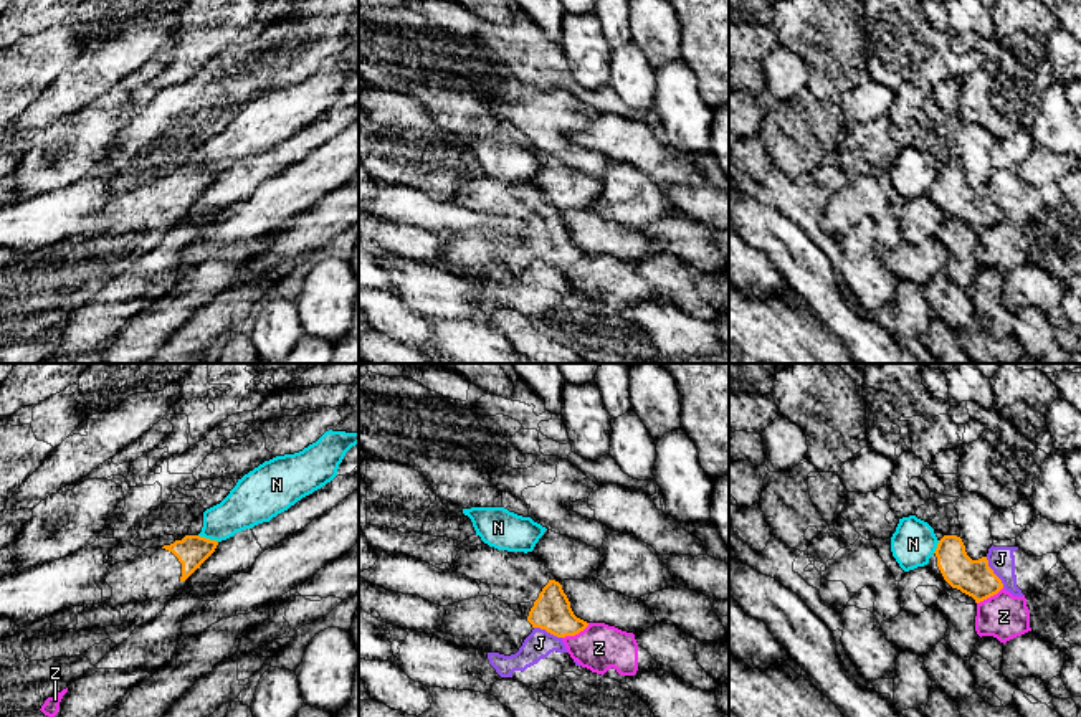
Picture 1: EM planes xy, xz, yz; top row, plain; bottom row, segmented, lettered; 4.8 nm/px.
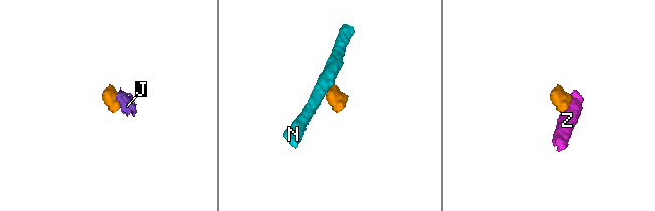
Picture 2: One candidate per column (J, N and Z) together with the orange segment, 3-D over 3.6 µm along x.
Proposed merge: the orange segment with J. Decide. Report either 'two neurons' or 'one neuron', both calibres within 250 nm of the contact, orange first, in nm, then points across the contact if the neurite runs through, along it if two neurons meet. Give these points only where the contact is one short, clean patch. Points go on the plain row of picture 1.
two neurons; calibres 180 and 130 nm; border yz (985, 187), (1004, 217)

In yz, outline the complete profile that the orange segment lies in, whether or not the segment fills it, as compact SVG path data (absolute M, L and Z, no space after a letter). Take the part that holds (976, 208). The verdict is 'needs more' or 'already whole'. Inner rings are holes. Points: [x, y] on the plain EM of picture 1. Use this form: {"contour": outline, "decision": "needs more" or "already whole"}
{"contour": "M944 165L927 197L941 208L945 220L960 220L980 233L997 225L1003 213L988 197L987 187L972 190L960 167Z", "decision": "needs more"}

